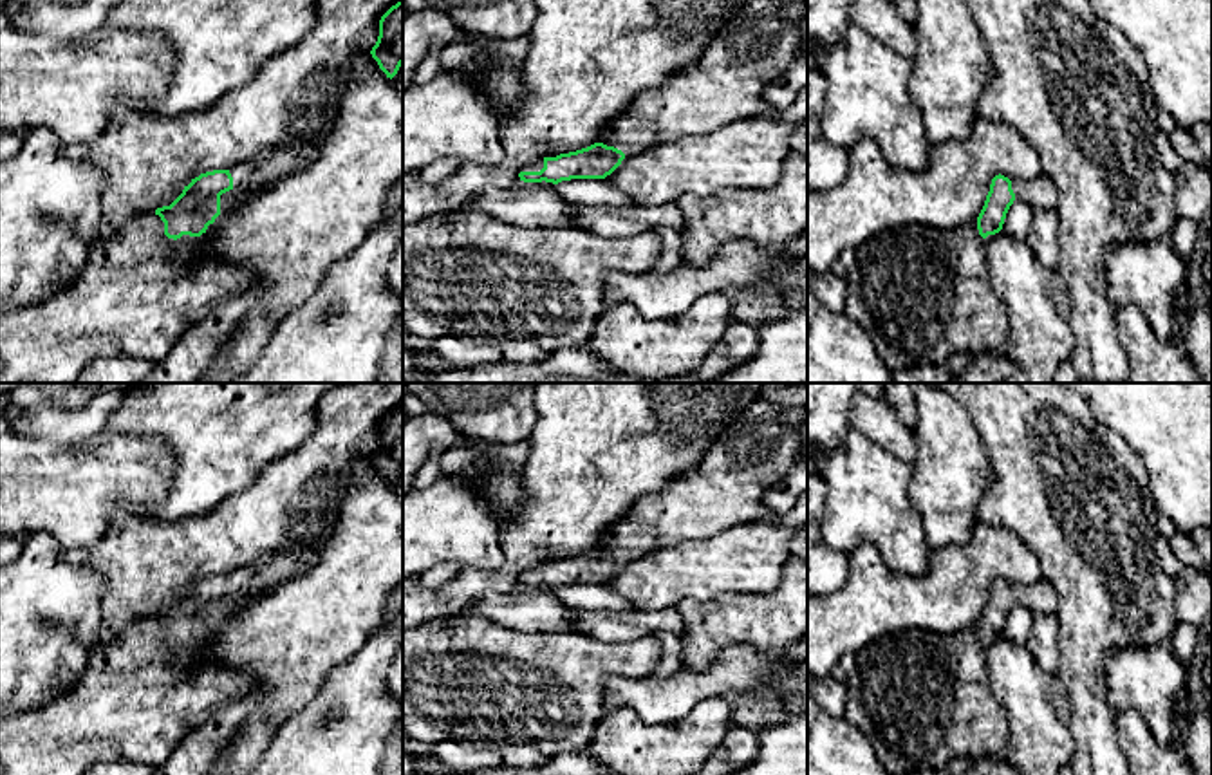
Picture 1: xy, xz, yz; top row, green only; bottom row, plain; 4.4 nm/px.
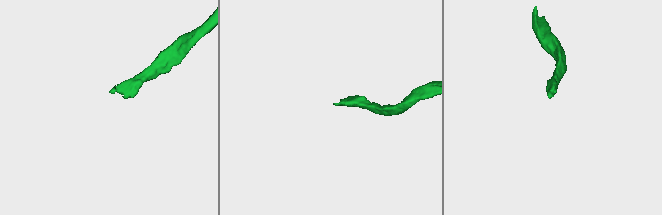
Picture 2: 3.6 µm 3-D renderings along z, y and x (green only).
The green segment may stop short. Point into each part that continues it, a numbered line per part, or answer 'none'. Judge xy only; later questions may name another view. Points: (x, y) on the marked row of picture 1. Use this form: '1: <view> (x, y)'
1: xy (139, 291)

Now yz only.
1: yz (923, 293)

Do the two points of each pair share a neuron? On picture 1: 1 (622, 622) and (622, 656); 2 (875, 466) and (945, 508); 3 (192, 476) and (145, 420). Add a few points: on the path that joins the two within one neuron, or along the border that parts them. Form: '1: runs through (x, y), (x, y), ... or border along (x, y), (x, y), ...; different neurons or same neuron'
1: border along (580, 633), (600, 640), (636, 640), (652, 634); different neurons
2: border along (911, 466), (909, 497), (920, 528); different neurons
3: runs through (192, 459), (192, 454), (161, 423); same neuron

